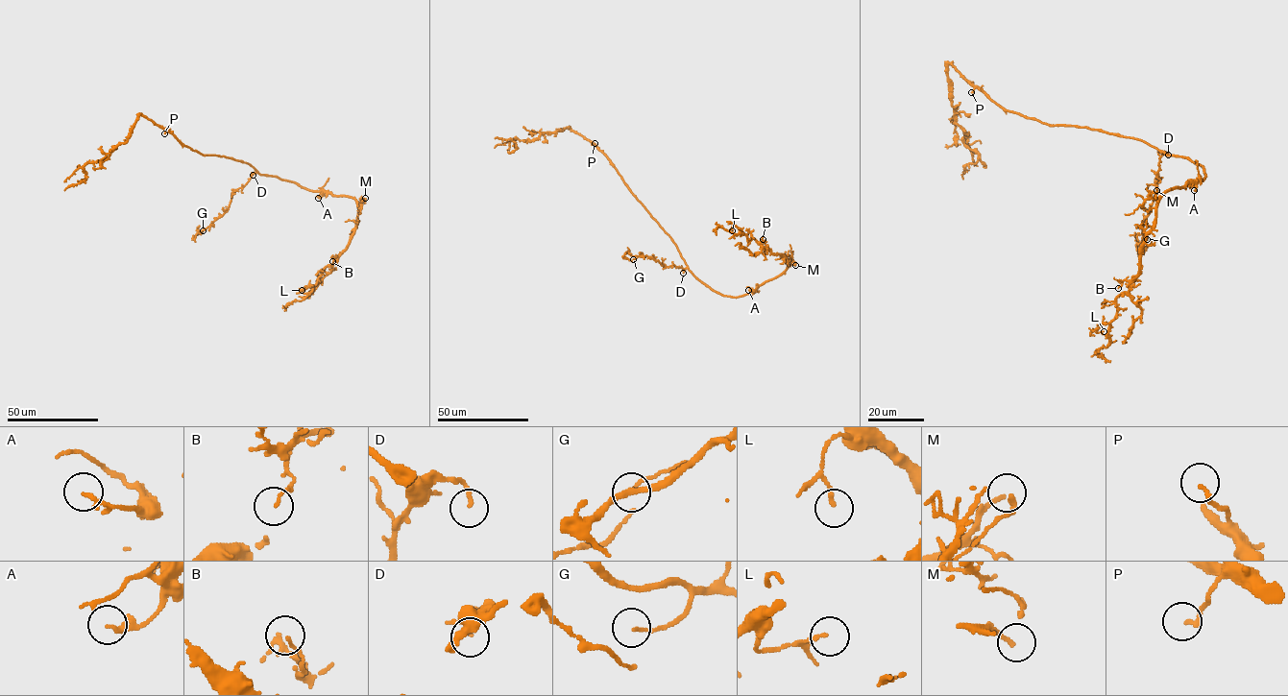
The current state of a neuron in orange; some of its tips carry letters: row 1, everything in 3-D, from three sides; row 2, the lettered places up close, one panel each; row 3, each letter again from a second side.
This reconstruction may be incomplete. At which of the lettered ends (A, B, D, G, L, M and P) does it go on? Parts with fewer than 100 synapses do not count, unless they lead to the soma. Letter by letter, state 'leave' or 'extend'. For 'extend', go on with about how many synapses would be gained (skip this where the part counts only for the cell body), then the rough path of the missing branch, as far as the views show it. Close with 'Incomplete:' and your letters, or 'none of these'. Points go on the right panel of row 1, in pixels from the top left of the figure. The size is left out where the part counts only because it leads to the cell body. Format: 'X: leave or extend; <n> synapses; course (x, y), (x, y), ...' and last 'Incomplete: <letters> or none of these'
A: leave
B: leave
D: leave
G: leave
L: leave
M: extend; course (1156, 190), (1154, 195), (1167, 202)
P: leave
Incomplete: M

